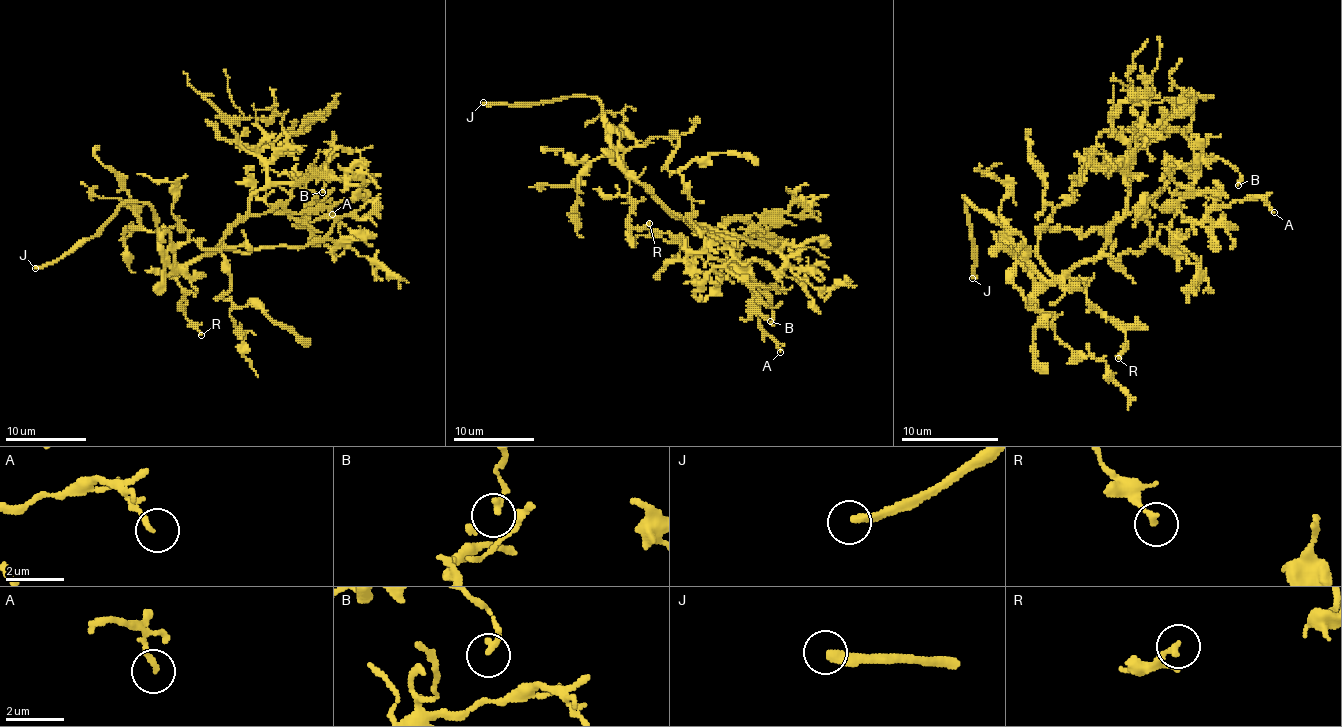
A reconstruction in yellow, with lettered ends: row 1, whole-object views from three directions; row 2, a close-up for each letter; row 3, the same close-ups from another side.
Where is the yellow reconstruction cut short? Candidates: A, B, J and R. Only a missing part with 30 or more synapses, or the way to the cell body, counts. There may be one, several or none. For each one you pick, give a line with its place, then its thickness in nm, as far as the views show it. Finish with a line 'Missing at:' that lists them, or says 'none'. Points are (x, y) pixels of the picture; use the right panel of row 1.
J: place (972, 278); calibre 320 nm
Missing at: J

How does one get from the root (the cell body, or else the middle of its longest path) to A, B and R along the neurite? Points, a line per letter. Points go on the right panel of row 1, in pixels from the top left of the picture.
A: (1065, 273), (1091, 261), (1106, 234), (1147, 202), (1199, 222), (1216, 205), (1257, 195), (1274, 212)
B: (1065, 273), (1091, 261), (1106, 234), (1150, 200), (1177, 168), (1201, 159), (1223, 159), (1240, 173), (1238, 185)
R: (1065, 273), (1082, 283), (1086, 288), (1086, 297), (1125, 334), (1125, 351), (1118, 358)

